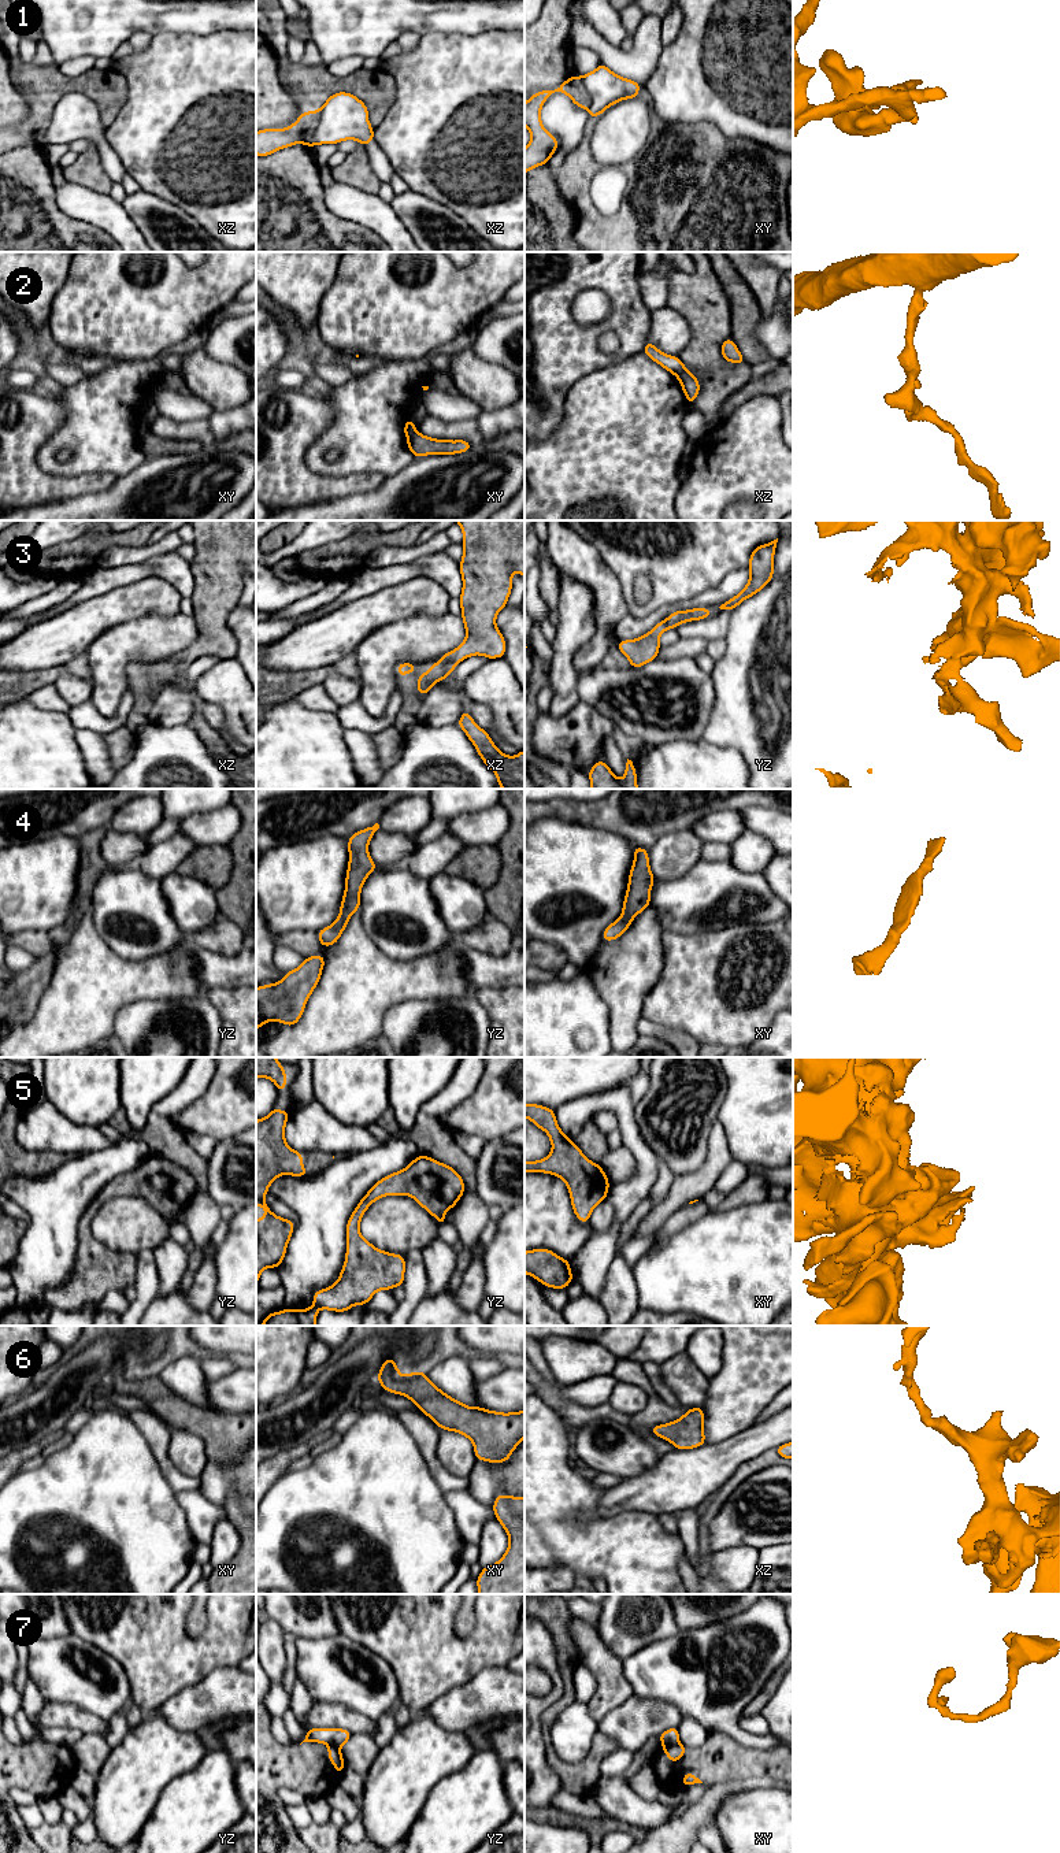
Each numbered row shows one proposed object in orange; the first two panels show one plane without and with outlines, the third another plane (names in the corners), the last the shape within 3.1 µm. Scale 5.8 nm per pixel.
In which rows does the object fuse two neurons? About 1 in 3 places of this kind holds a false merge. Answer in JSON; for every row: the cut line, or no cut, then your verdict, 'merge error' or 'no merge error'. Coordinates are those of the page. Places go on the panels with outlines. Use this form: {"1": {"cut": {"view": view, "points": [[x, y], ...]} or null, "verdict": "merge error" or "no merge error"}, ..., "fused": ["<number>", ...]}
{"1": {"cut": {"view": "xz", "points": [[312, 112], [317, 121], [312, 137], [314, 144]]}, "verdict": "merge error"}, "2": {"cut": {"view": "xz", "points": [[684, 366], [675, 375]]}, "verdict": "merge error"}, "3": {"cut": null, "verdict": "no merge error"}, "4": {"cut": null, "verdict": "no merge error"}, "5": {"cut": null, "verdict": "no merge error"}, "6": {"cut": null, "verdict": "no merge error"}, "7": {"cut": {"view": "xy", "points": [[678, 1742], [663, 1748]]}, "verdict": "merge error"}, "fused": ["1", "2", "7"]}

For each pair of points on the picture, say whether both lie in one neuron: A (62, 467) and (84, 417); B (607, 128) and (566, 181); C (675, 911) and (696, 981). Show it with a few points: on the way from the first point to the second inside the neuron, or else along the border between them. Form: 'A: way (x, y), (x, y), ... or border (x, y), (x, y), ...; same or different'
A: way (76, 459), (84, 451), (84, 430); same
B: border (597, 117), (593, 125), (590, 152), (600, 167); different
C: border (714, 930), (692, 934), (663, 933); different

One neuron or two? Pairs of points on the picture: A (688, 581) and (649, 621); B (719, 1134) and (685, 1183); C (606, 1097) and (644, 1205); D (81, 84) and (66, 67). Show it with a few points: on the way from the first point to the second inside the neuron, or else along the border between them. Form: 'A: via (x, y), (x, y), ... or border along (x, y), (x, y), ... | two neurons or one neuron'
A: border along (675, 603), (660, 606), (642, 616), (634, 616) | two neurons
B: via (718, 1148), (716, 1160), (699, 1178) | one neuron
C: border along (648, 1194), (622, 1225) | two neurons
D: border along (56, 65), (69, 77), (82, 76), (93, 67) | two neurons

